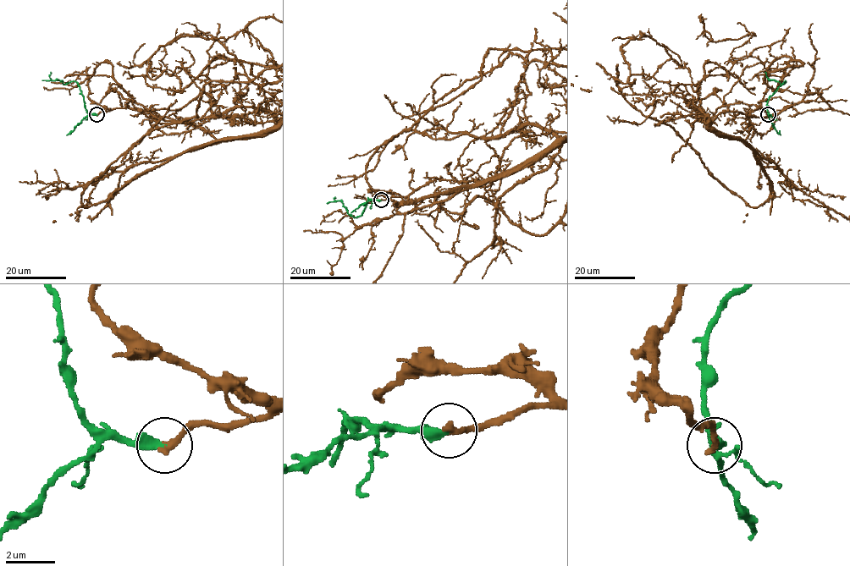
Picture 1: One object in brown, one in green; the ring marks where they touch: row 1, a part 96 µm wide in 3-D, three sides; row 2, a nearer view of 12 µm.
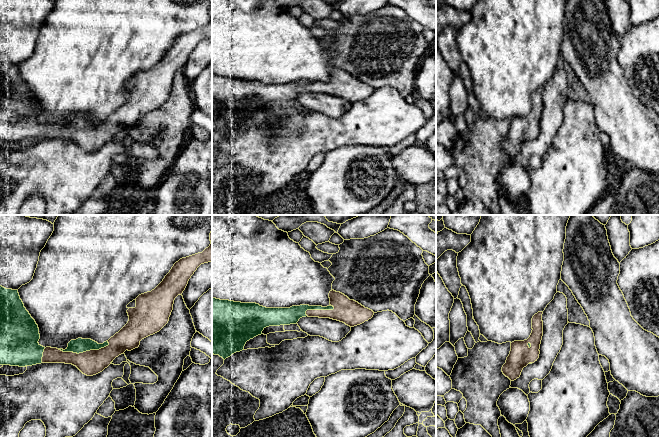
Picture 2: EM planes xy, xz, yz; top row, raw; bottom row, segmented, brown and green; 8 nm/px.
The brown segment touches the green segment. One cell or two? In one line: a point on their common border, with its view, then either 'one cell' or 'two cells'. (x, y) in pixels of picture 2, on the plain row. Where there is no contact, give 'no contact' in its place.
xy (83, 128) | one cell

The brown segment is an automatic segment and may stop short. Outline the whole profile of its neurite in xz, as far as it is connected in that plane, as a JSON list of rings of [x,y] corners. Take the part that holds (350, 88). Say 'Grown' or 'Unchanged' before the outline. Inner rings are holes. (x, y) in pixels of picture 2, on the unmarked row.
Grown. [[[334,66],[329,69],[330,81],[309,82],[300,81],[290,84],[266,84],[256,79],[241,79],[212,74],[212,130],[219,131],[224,136],[236,128],[244,126],[247,117],[261,111],[269,102],[296,100],[302,93],[330,94],[354,103],[371,95],[374,88],[358,78]]]

